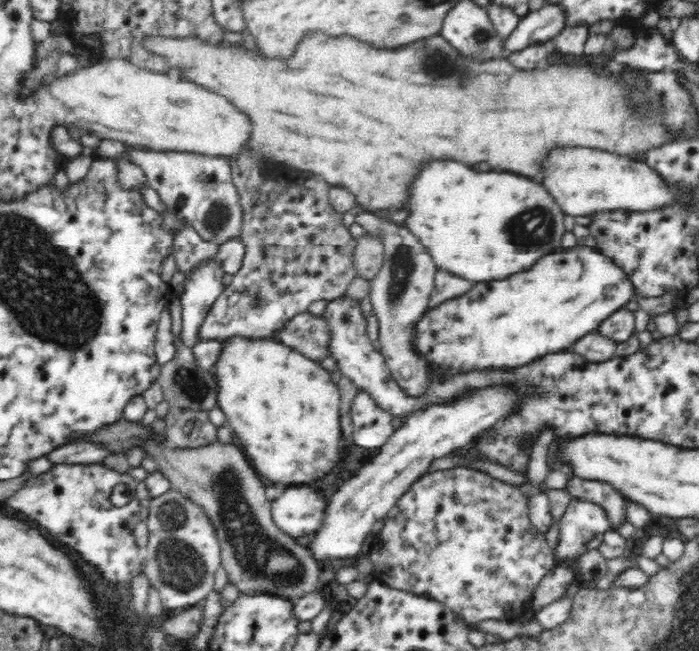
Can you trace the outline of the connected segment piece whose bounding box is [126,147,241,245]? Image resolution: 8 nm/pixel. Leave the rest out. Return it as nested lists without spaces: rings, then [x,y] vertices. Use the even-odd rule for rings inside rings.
[[[132,147],[126,148],[126,151],[135,160],[135,164],[143,169],[148,186],[158,192],[166,210],[181,213],[202,238],[210,240],[213,244],[222,245],[228,238],[236,237],[237,229],[240,228],[240,205],[236,202],[236,189],[232,184],[225,157],[193,152],[152,152]]]

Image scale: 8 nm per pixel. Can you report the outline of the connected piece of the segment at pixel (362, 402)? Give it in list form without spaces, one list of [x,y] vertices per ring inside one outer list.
[[[358,393],[349,412],[352,419],[352,440],[360,448],[381,448],[388,443],[390,437],[395,433],[394,415],[380,408],[376,401],[366,393]]]

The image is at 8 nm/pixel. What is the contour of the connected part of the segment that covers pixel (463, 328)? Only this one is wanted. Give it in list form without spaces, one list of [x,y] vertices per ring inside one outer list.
[[[582,242],[580,248],[576,246],[562,254],[542,256],[526,272],[518,272],[514,276],[508,276],[506,280],[478,282],[466,296],[424,308],[424,312],[412,322],[408,348],[420,359],[421,366],[426,364],[428,370],[434,370],[438,374],[437,386],[446,380],[452,380],[458,374],[520,368],[542,359],[546,354],[560,352],[588,332],[596,330],[602,320],[606,320],[612,312],[632,300],[633,293],[624,272],[592,246],[586,248],[586,244]]]

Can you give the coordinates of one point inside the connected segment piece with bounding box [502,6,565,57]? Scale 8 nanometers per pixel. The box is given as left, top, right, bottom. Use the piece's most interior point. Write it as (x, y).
(538, 27)

